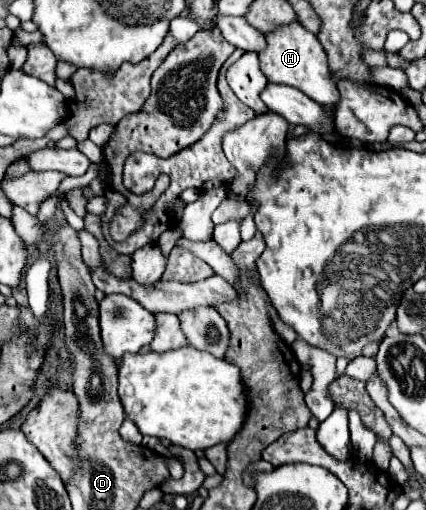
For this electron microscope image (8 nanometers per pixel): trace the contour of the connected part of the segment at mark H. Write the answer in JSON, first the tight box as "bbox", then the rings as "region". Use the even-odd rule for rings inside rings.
{"bbox":[259,22,339,106],"region":[[[293,22],[265,34],[265,40],[267,40],[267,46],[265,50],[259,52],[259,60],[261,60],[261,70],[269,78],[269,82],[293,86],[319,104],[329,104],[329,106],[337,104],[339,92],[331,80],[325,50],[321,48],[315,34],[305,30],[299,22]]]}

